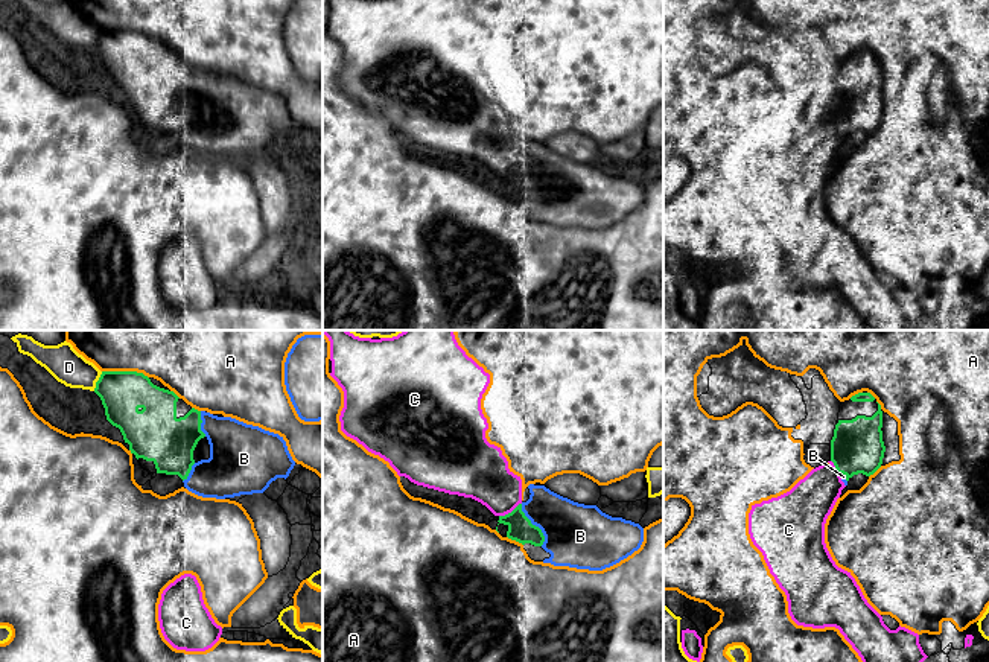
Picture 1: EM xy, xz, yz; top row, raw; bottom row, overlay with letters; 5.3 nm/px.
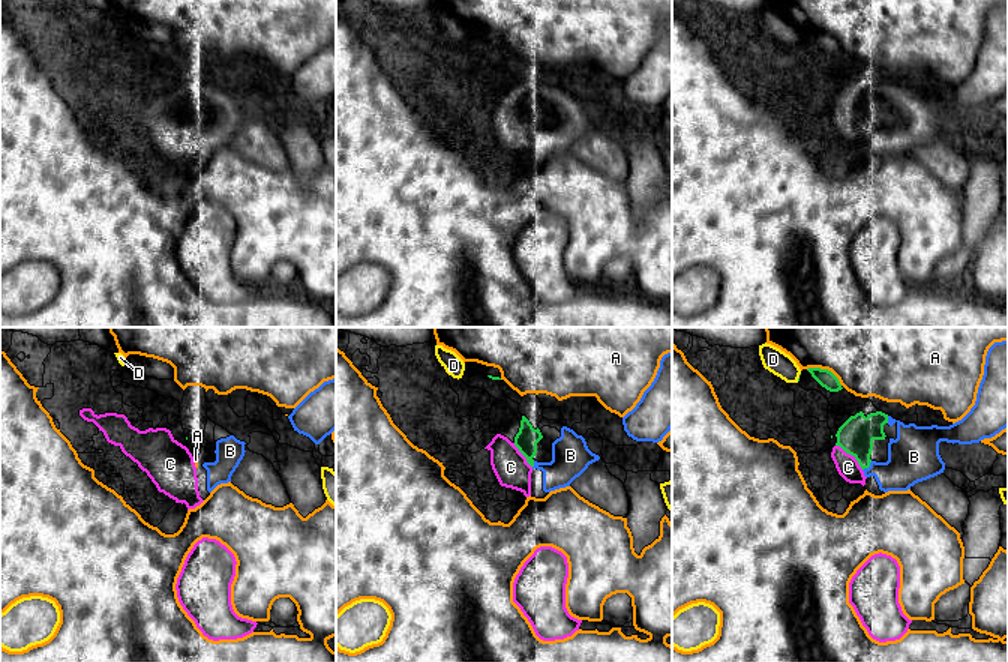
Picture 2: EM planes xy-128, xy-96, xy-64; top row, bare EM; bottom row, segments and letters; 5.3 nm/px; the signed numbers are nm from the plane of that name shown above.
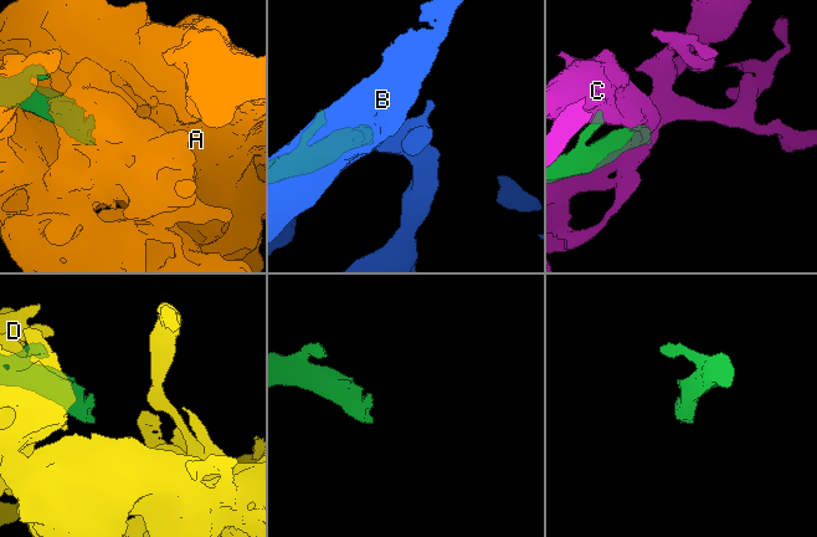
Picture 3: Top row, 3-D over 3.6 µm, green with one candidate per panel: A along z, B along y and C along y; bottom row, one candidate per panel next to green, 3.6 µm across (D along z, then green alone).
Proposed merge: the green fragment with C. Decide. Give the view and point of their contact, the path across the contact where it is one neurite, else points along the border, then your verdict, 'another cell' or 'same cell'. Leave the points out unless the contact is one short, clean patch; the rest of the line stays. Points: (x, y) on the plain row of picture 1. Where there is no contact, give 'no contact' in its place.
xz (511, 171) | same cell

